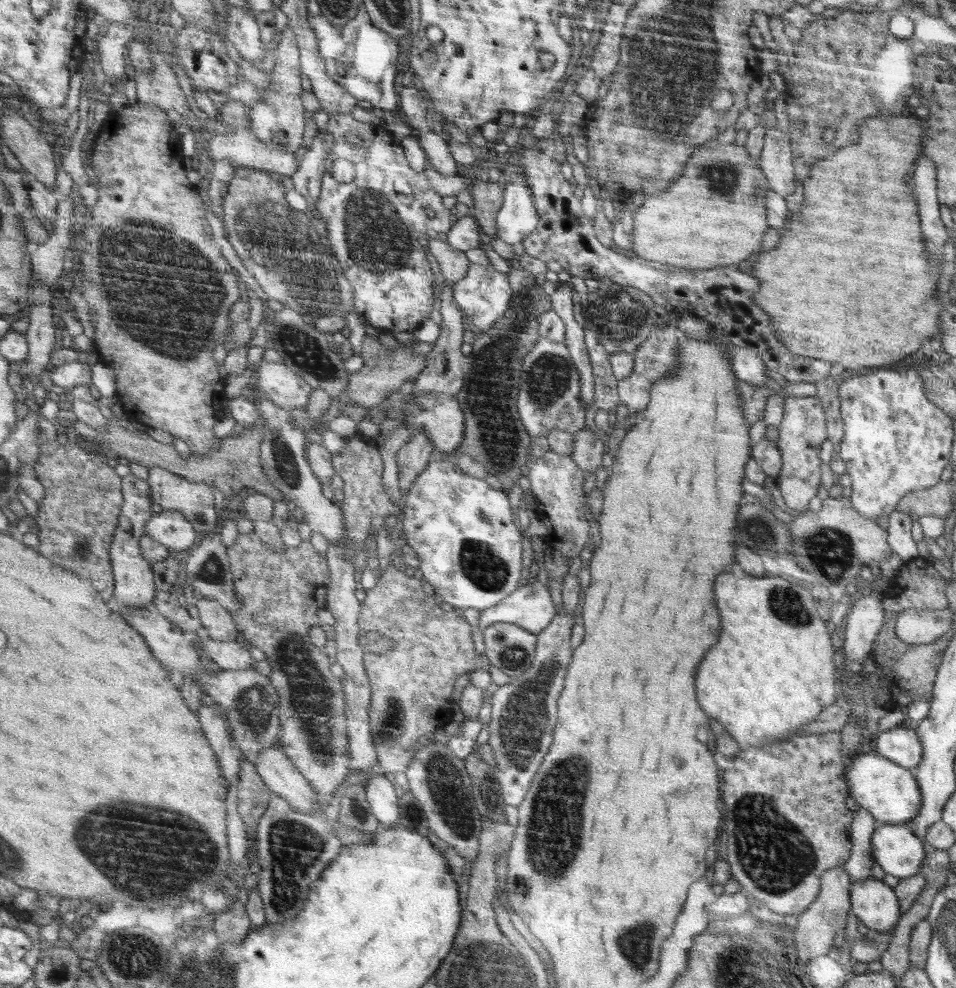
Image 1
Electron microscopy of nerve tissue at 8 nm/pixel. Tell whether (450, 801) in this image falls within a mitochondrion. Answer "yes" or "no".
yes

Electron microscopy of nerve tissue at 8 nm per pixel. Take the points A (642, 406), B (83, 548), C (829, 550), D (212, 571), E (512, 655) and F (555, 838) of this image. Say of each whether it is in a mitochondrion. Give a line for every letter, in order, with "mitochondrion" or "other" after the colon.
A: other
B: mitochondrion
C: mitochondrion
D: mitochondrion
E: mitochondrion
F: mitochondrion

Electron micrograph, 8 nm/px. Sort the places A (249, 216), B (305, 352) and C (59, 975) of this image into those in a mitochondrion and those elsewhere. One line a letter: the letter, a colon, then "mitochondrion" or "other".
A: mitochondrion
B: mitochondrion
C: other

